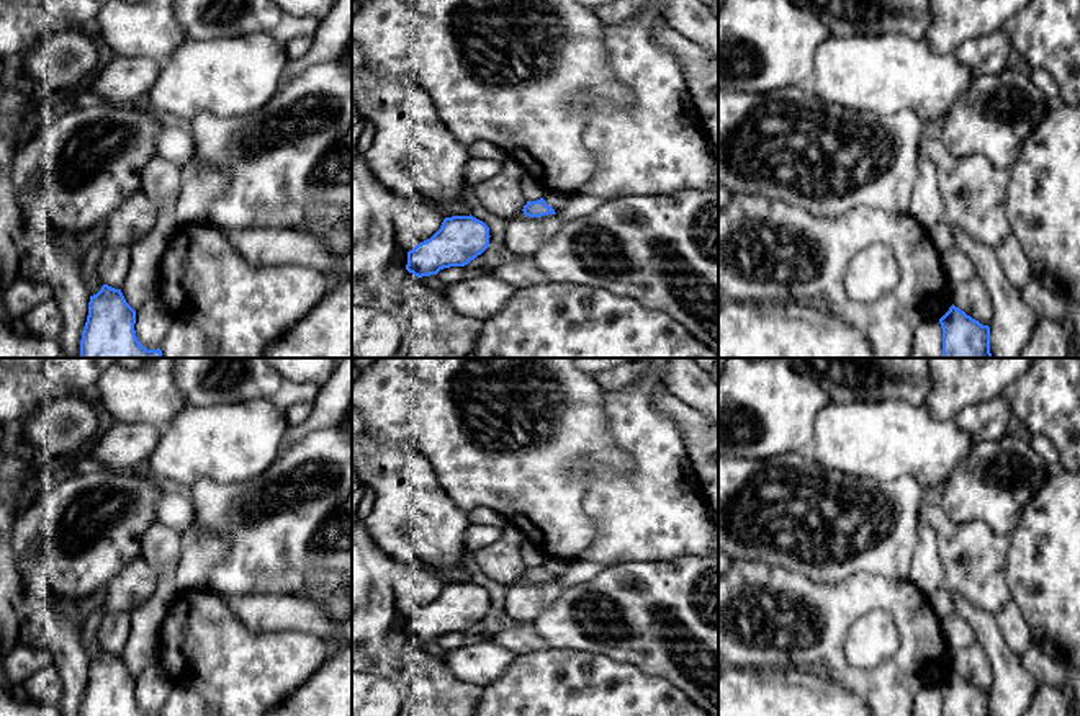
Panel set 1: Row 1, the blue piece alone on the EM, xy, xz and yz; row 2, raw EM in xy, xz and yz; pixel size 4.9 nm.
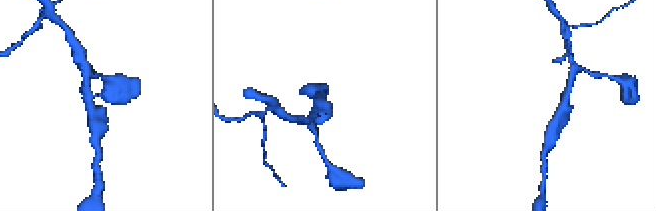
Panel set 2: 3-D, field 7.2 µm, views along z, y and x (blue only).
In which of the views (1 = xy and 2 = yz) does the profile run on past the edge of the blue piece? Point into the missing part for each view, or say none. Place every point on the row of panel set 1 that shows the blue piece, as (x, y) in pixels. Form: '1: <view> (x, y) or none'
1: none
2: none

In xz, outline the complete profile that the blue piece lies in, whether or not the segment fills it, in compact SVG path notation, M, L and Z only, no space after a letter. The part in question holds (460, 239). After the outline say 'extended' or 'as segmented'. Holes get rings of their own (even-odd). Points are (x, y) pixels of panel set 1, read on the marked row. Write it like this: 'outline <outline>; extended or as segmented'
outline M470 216L445 217L440 229L407 252L406 270L417 278L465 266L489 245L489 227Z; as segmented

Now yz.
outline M954 304L939 324L943 329L941 358L992 358L988 325L982 325Z; as segmented

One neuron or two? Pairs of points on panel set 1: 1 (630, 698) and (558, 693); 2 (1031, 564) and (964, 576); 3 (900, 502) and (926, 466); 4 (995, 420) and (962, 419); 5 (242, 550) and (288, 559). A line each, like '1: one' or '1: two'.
1: one
2: two
3: two
4: one
5: one

